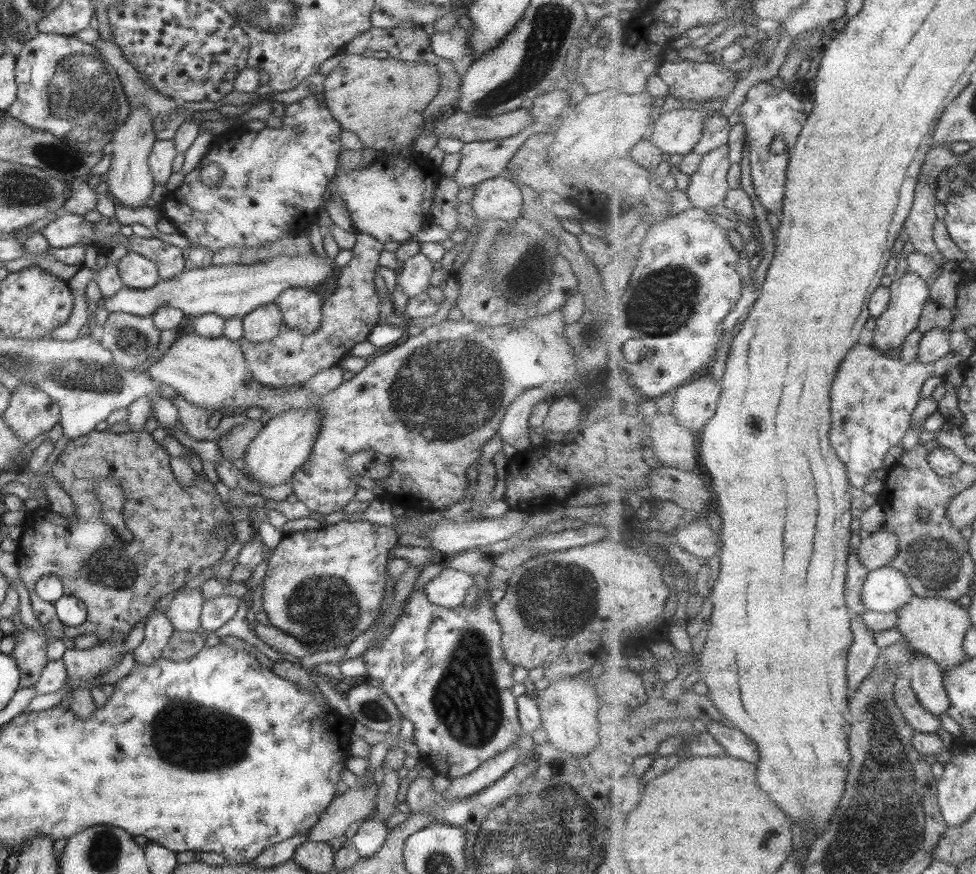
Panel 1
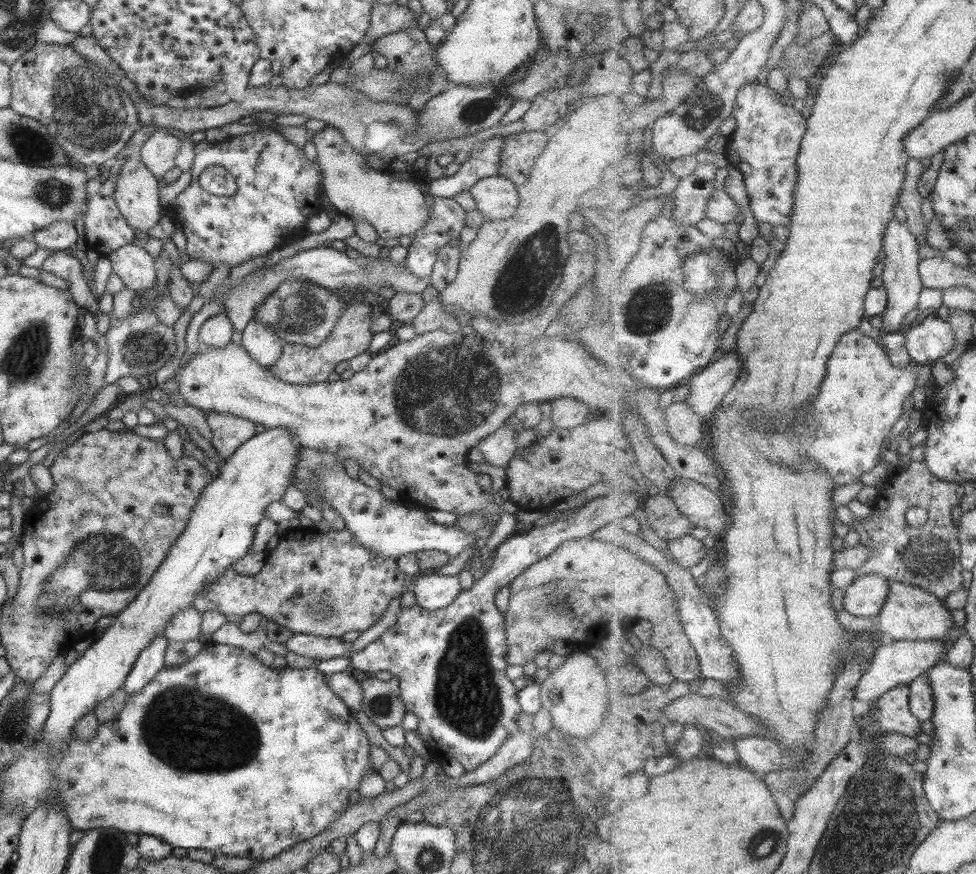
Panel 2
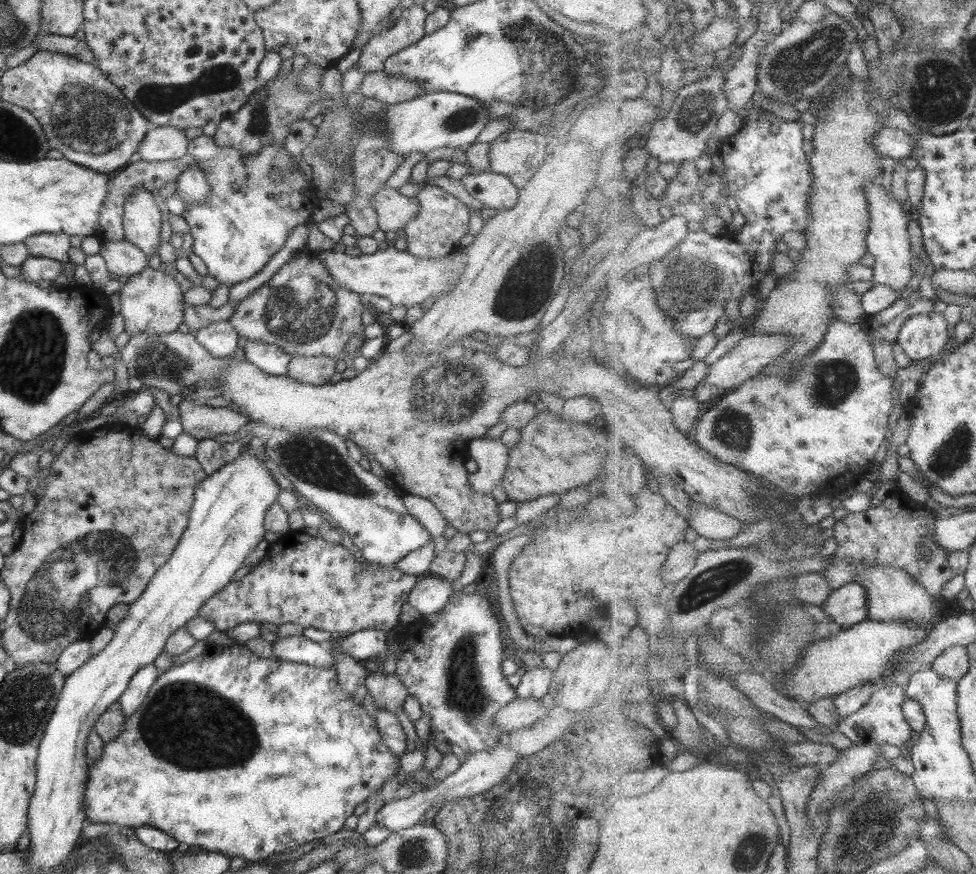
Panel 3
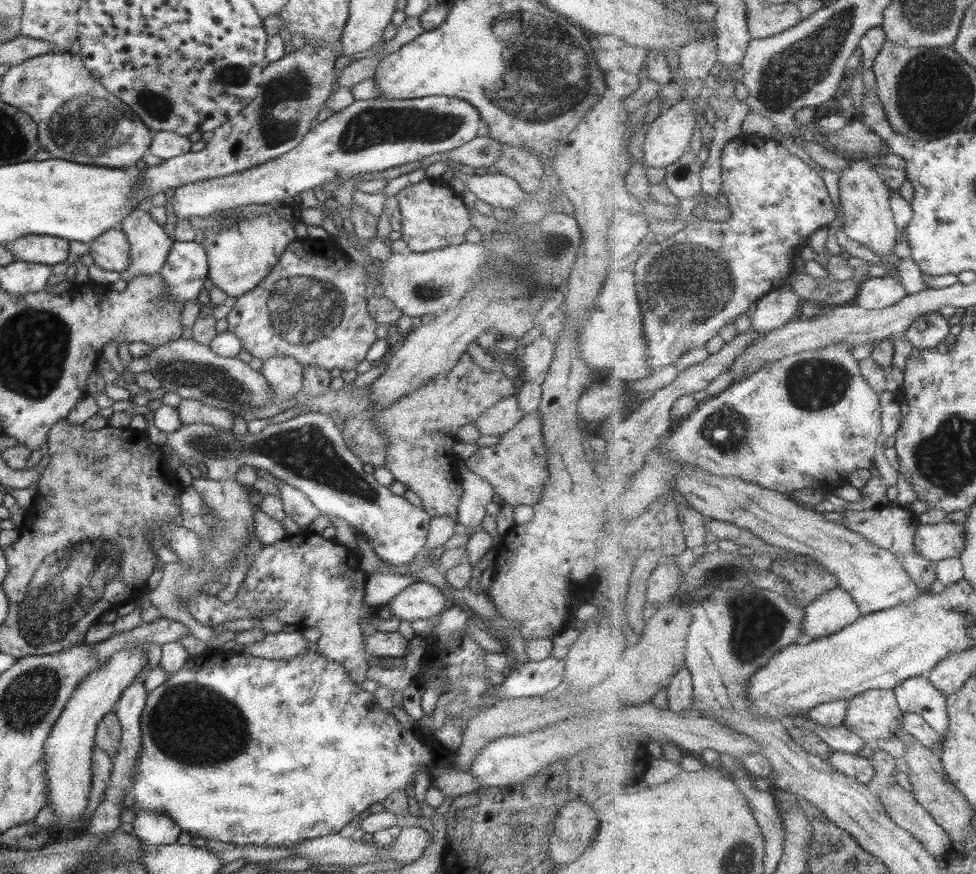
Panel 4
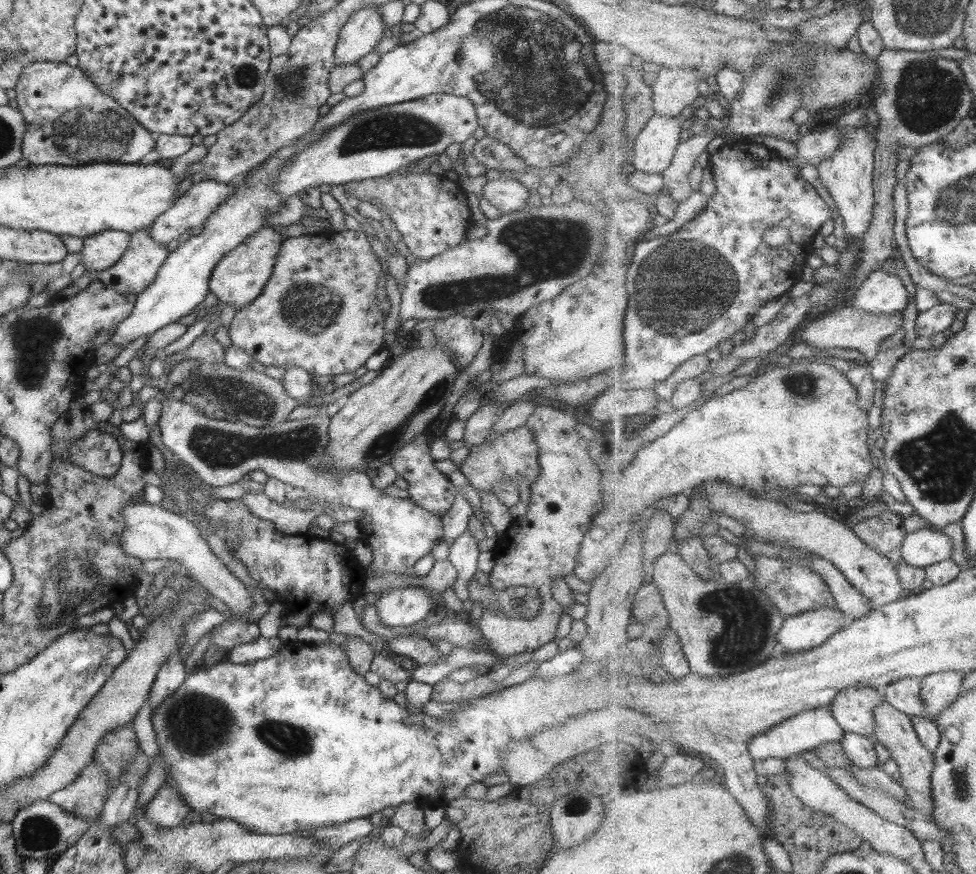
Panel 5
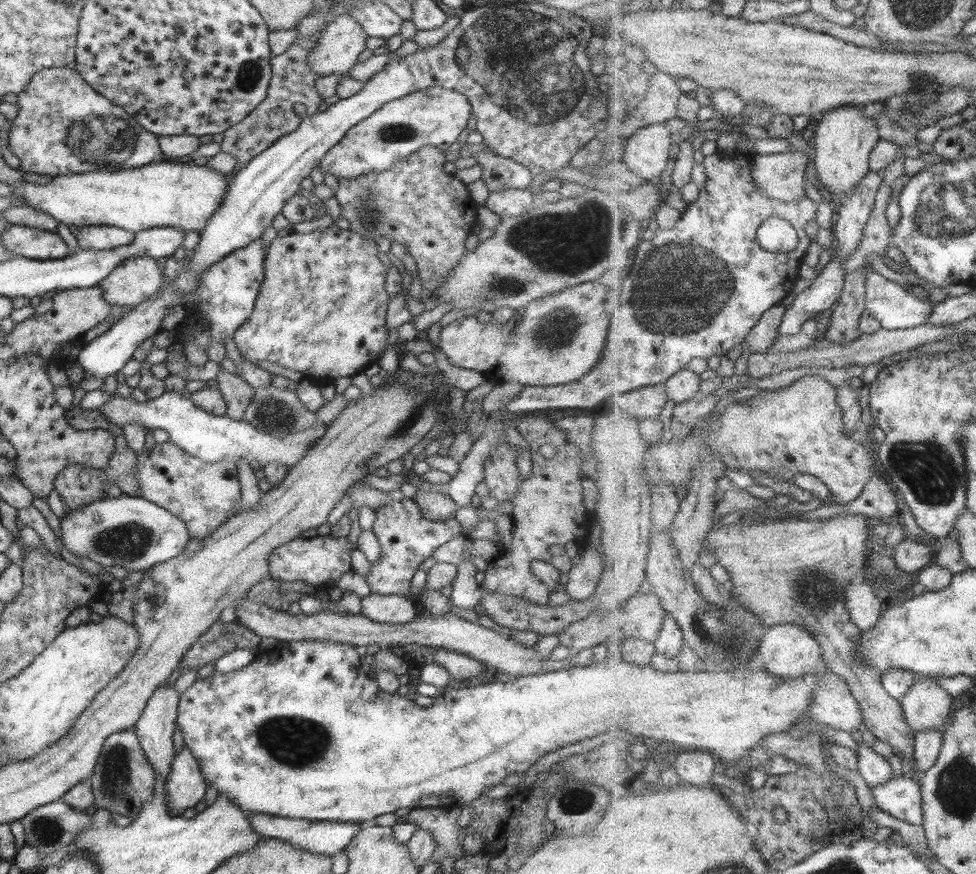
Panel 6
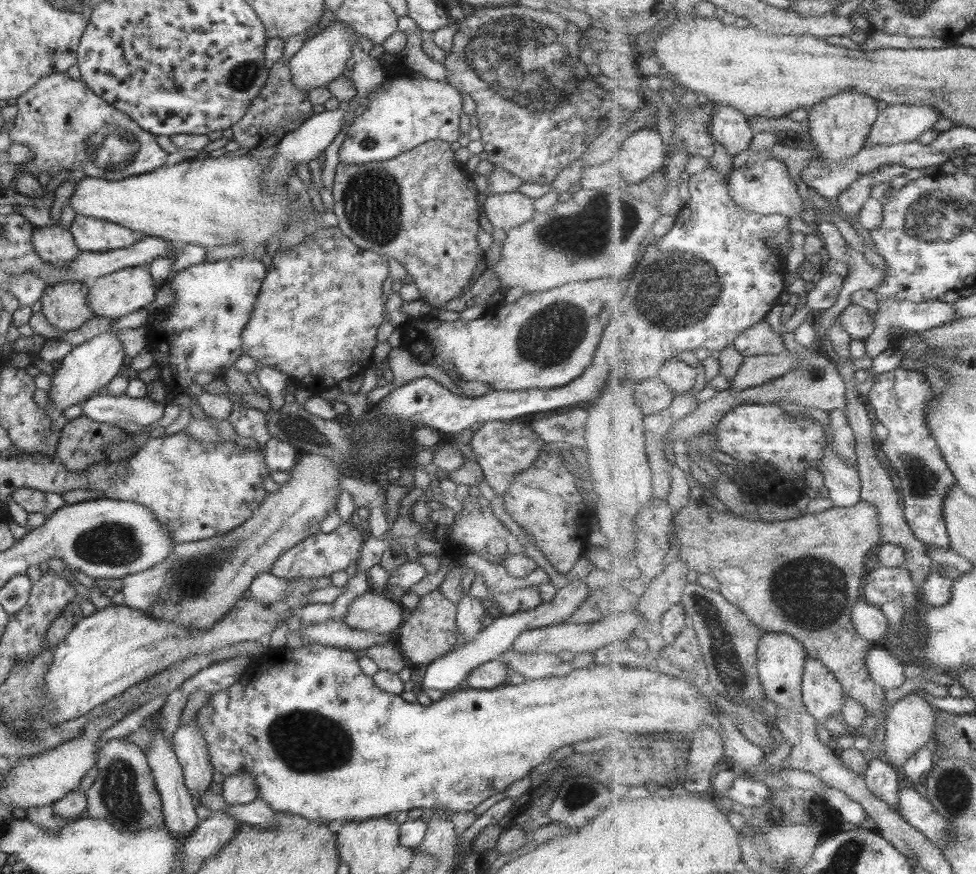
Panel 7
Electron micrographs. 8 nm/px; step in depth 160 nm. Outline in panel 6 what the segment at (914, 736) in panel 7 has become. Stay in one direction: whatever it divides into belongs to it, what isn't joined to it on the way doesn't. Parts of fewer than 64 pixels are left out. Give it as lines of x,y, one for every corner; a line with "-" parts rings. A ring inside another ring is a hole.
926,677
917,679
900,704
905,720
916,736
926,728
941,730
952,708
957,707
957,698
941,688
933,677

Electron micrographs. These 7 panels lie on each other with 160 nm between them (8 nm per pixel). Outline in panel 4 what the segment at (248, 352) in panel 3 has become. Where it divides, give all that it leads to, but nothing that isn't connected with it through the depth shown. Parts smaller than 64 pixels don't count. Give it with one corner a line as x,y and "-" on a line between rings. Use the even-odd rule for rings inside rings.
271,356
263,361
259,373
269,383
276,400
286,400
300,391
303,367
290,356

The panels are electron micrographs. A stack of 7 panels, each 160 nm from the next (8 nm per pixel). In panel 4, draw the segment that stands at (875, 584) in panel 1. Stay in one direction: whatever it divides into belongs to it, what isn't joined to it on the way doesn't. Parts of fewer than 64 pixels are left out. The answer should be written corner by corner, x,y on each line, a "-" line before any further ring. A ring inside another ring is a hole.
840,587
828,591
805,607
805,640
827,637
857,622
862,615
849,592

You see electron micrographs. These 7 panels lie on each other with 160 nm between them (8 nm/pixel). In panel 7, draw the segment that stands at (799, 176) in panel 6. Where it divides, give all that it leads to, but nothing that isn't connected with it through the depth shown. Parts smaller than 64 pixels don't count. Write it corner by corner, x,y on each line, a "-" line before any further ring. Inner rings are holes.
767,154
756,156
745,165
733,170
728,176
728,189
732,199
745,210
768,217
781,214
801,218
799,212
803,210
803,200
799,196
797,186
791,181
787,166

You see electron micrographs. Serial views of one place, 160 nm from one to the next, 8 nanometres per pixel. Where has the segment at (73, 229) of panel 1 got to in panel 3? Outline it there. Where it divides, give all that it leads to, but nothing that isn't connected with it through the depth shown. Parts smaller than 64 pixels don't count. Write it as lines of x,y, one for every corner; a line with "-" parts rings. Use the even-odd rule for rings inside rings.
65,233
53,235
41,234
29,236
22,242
28,248
29,257
43,257
66,263
67,250
69,250
69,237

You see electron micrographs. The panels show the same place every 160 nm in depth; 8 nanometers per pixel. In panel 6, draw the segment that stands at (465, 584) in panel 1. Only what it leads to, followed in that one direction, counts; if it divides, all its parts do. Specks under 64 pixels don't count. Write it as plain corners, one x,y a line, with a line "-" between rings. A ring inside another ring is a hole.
370,593
360,599
360,604
360,614
377,623
405,624
413,621
418,612
417,602
412,596

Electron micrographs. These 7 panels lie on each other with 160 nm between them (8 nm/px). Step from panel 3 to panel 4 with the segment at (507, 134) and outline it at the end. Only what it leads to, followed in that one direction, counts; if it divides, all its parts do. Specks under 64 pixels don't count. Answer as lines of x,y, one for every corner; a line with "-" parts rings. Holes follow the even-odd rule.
499,144
499,159
495,161
492,171
508,176
517,182
526,194
535,192
542,184
542,164
531,153
521,147
509,147

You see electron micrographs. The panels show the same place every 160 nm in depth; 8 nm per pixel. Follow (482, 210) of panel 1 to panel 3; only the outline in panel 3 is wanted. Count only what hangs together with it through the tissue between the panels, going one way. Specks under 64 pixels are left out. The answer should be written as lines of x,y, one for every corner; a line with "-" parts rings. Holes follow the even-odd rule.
490,171
467,172
459,182
467,192
487,208
508,209
517,202
518,188
502,174

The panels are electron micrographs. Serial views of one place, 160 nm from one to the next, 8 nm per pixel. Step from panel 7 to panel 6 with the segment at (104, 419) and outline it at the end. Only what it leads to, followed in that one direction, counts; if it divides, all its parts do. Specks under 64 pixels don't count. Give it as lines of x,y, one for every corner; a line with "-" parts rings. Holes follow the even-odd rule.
164,392
161,396
145,402
134,401
129,395
121,397
113,394
103,404
99,404
98,411
111,424
138,424
153,430
165,430
168,441
182,448
189,456
208,463
219,462
221,459
231,459
235,464
245,457
247,462
257,460
260,466
275,461
289,468
313,447
318,438
325,432
326,425
320,422
312,424
297,434
288,434
283,438
275,438
265,432
253,428
247,421
231,420
226,414
215,416
197,408
187,398
181,398
176,392

